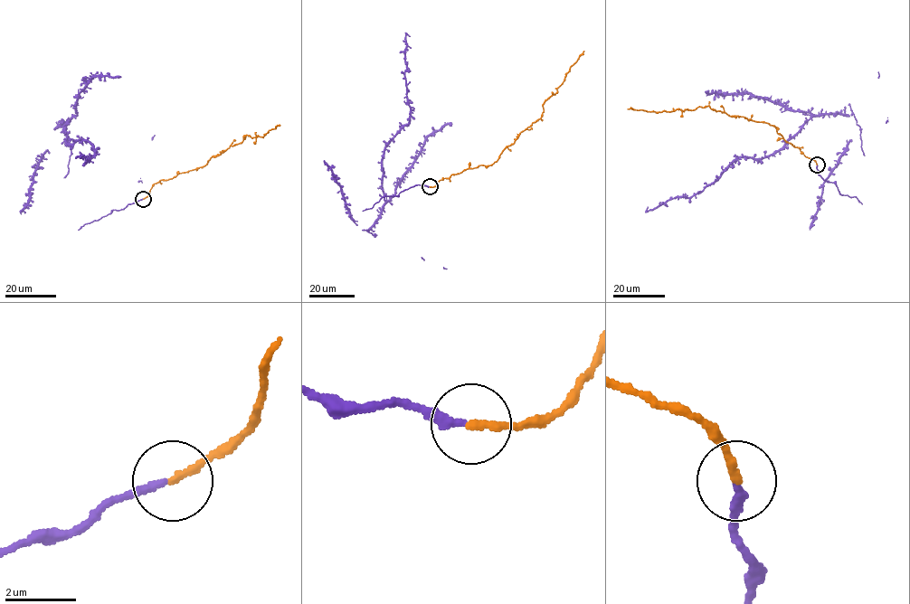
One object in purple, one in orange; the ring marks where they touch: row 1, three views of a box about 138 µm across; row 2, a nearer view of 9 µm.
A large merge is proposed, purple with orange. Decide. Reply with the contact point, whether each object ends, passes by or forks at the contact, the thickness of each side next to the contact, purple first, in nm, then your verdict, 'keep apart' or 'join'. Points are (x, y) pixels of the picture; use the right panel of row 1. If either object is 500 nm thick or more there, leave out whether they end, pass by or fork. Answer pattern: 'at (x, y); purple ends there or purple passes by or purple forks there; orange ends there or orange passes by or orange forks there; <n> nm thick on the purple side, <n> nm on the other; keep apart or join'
at (817, 165); purple ends there; orange ends there; 220 nm thick on the purple side, 190 nm on the other; join

